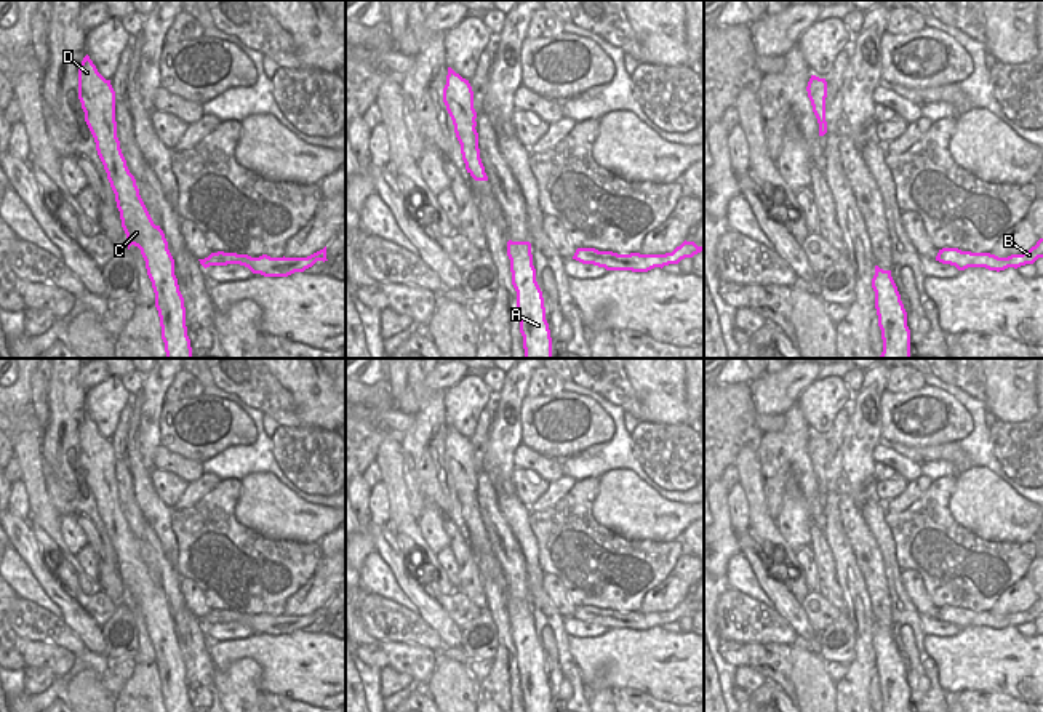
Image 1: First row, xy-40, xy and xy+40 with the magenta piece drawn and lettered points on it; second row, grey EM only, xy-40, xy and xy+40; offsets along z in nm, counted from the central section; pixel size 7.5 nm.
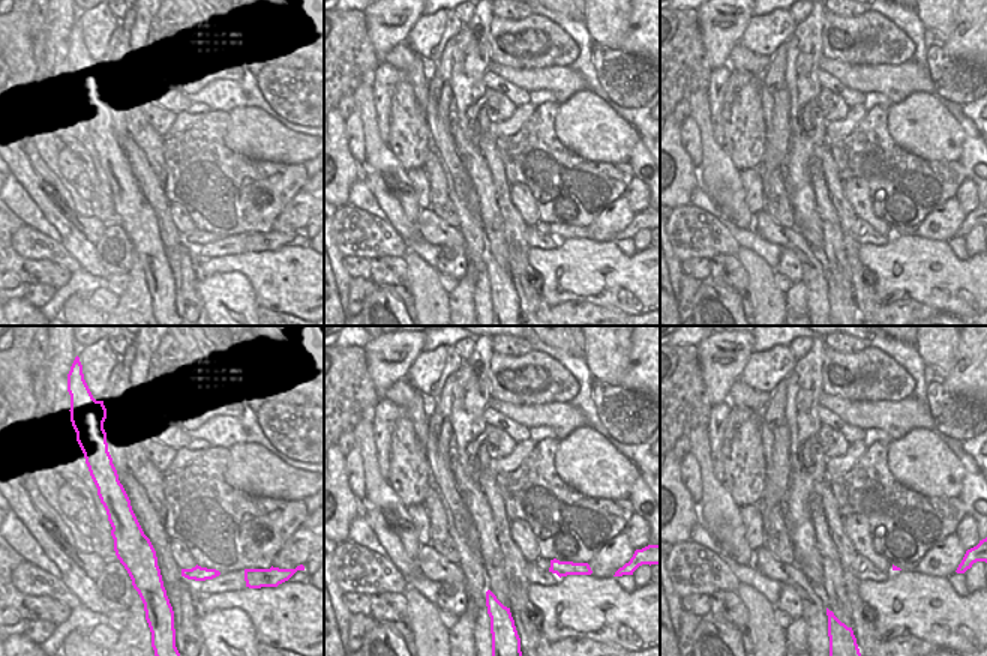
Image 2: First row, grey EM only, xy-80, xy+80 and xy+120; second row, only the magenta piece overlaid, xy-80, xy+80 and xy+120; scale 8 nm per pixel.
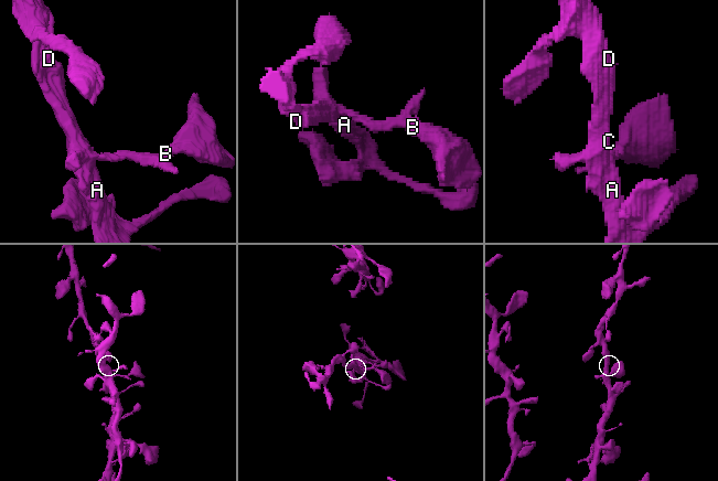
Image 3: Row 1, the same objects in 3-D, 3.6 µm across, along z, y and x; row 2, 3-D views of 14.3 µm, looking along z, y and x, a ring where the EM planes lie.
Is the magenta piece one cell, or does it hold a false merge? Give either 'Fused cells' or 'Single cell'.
Single cell

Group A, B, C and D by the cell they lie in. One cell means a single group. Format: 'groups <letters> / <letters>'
groups A B C D

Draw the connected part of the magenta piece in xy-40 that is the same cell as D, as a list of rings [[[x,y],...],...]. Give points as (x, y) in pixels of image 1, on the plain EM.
[[[86,413],[78,426],[78,458],[94,496],[98,514],[115,552],[125,605],[141,608],[155,651],[166,712],[192,712],[186,685],[184,656],[174,634],[174,618],[160,584],[155,584],[126,525],[115,480],[115,450]]]

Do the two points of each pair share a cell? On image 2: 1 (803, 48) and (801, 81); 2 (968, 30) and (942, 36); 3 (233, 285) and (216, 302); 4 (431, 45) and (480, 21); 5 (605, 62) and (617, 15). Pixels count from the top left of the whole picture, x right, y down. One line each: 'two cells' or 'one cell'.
1: one cell
2: two cells
3: one cell
4: two cells
5: two cells

